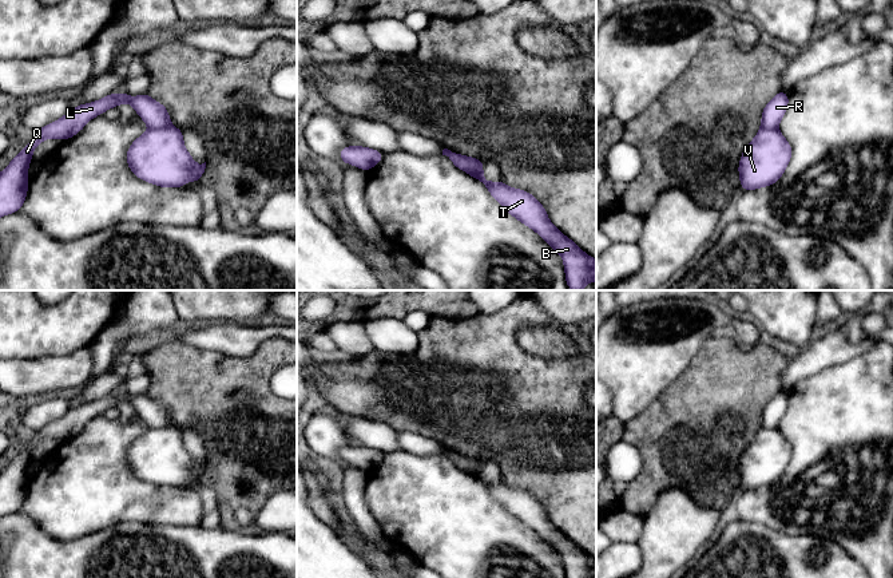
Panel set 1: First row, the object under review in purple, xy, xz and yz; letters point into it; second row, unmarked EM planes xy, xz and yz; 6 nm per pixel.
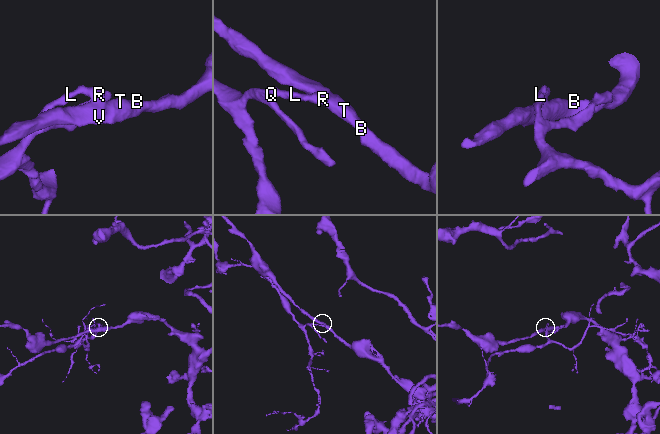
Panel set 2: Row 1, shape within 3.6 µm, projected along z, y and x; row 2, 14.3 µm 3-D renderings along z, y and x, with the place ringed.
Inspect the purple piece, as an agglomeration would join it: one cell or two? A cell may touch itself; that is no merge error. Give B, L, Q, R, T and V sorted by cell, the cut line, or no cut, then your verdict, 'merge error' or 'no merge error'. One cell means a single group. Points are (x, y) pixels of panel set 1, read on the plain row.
B T V / L Q R; cut in xy along (170, 424), (150, 428); merge error

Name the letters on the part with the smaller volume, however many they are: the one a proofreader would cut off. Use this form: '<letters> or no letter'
L, Q, R

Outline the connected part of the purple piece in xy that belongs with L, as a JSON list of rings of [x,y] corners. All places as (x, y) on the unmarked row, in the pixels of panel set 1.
[[[126,391],[110,393],[94,403],[83,403],[70,408],[63,417],[37,429],[29,443],[0,472],[0,518],[17,512],[23,506],[28,491],[27,472],[32,460],[32,452],[44,439],[70,439],[82,431],[88,420],[122,403],[130,403],[150,428],[171,425],[167,408],[154,400],[147,392],[134,397]]]

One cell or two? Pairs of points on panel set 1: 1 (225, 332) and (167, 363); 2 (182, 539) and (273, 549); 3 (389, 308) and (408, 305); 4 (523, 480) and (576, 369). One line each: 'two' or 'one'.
1: two
2: one
3: one
4: one

